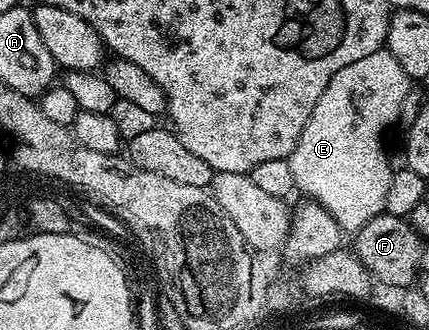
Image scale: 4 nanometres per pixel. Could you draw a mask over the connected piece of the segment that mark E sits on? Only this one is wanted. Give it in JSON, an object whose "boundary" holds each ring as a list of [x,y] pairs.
{"boundary":[[[380,50],[368,54],[358,62],[349,62],[349,66],[337,70],[333,78],[329,78],[329,86],[325,86],[325,94],[317,98],[317,106],[313,106],[313,114],[309,114],[309,122],[305,122],[305,130],[301,130],[301,138],[297,138],[297,146],[289,157],[289,170],[293,170],[296,189],[304,197],[316,200],[333,218],[337,218],[339,227],[344,233],[358,232],[365,222],[377,218],[385,211],[385,194],[389,194],[389,182],[393,165],[387,161],[387,152],[383,149],[383,135],[387,127],[405,112],[405,98],[412,95],[413,82],[401,70],[401,62],[393,58],[393,54]]]}

